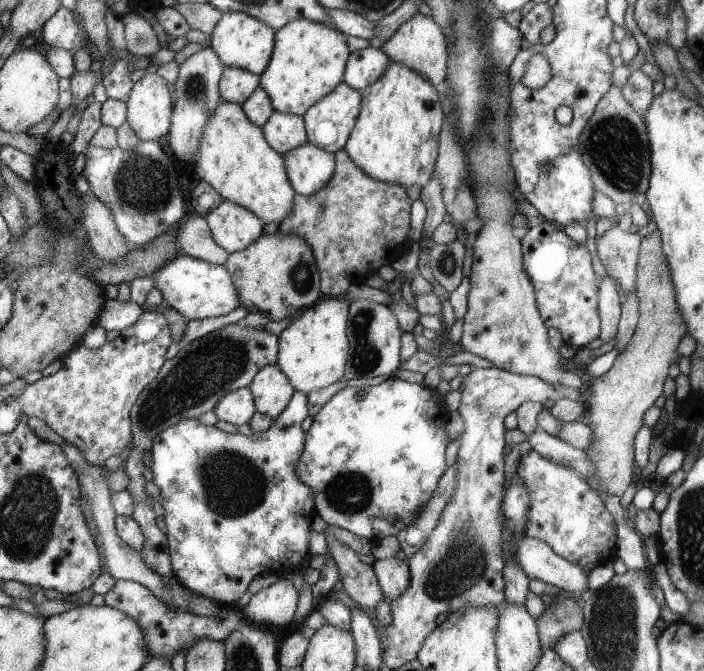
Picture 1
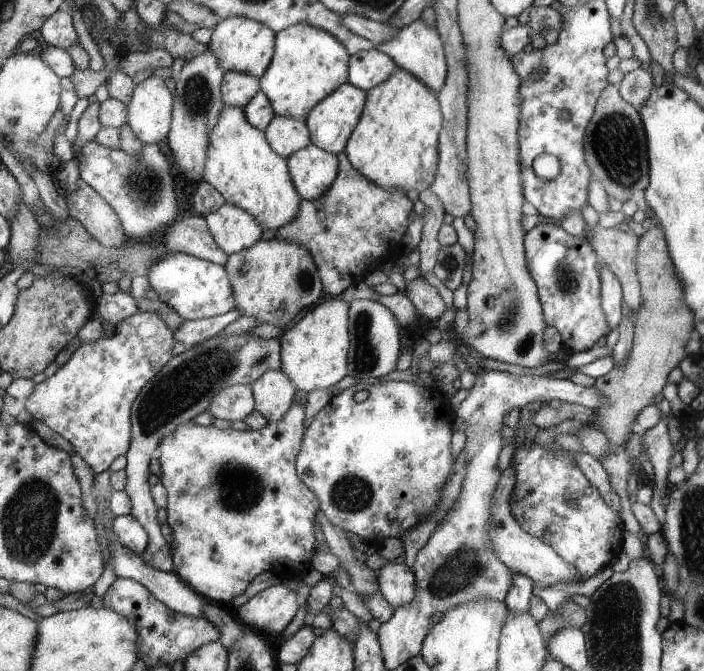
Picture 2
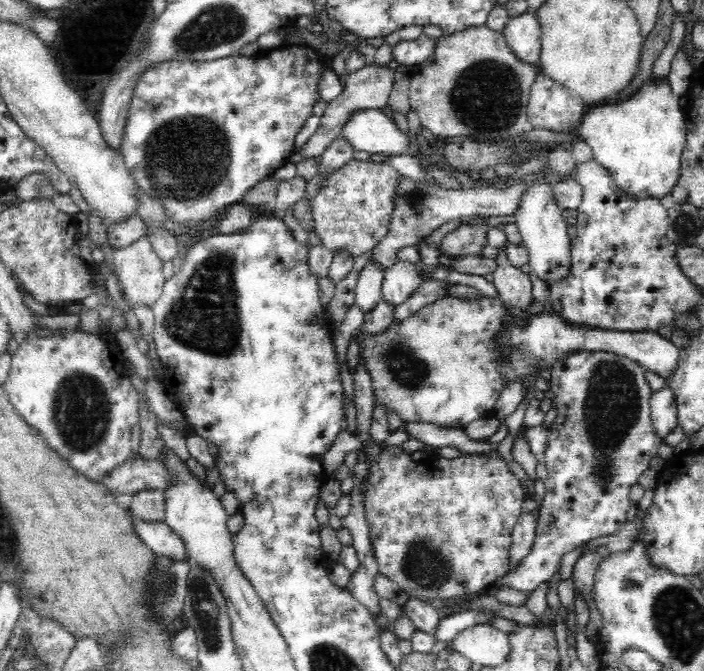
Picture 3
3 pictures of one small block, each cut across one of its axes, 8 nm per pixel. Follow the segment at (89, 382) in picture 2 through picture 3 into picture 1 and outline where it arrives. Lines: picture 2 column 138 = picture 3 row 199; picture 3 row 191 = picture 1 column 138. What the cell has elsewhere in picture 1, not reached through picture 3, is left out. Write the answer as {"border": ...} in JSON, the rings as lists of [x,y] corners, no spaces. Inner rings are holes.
{"border":[[[142,311],[139,318],[120,330],[119,335],[112,341],[107,341],[96,349],[87,348],[80,344],[62,359],[62,365],[49,376],[43,376],[36,382],[25,384],[21,394],[14,398],[21,408],[20,412],[28,417],[42,420],[71,446],[83,454],[83,460],[93,466],[103,467],[110,456],[117,455],[121,448],[129,442],[129,410],[138,400],[139,393],[150,384],[158,374],[158,370],[165,364],[165,350],[171,344],[170,325],[159,311]]]}

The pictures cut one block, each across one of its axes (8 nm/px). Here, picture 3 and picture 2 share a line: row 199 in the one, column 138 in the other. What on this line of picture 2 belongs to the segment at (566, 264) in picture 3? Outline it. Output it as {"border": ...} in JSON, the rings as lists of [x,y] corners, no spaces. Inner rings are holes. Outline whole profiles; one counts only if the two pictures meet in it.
{"border":[[[131,513],[117,515],[112,519],[112,531],[119,544],[131,550],[133,556],[139,556],[149,544],[149,535],[145,528]]]}

